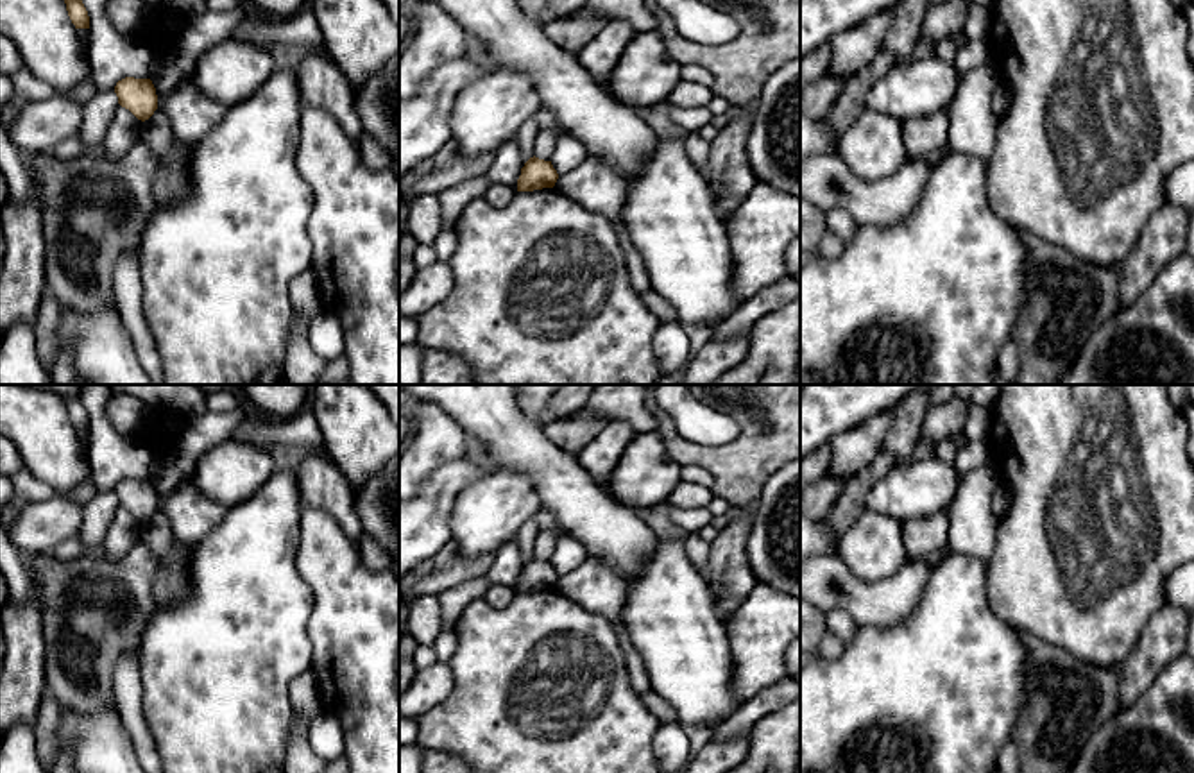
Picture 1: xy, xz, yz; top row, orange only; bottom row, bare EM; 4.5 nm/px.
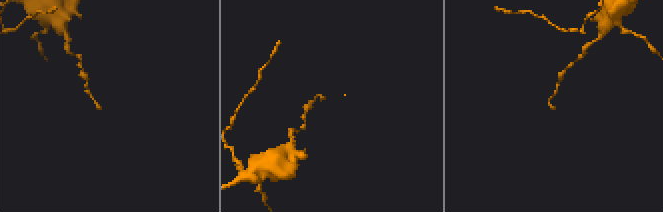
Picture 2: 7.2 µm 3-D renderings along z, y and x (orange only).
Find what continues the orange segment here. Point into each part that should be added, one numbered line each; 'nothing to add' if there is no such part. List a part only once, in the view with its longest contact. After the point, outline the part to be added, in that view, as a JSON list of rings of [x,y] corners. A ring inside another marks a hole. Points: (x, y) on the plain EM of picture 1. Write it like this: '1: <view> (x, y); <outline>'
nothing to add

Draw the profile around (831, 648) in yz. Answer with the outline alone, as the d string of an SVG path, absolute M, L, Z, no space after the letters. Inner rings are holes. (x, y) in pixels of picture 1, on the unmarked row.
M829 632L818 646L818 657L836 660L843 655L845 646L841 639Z

